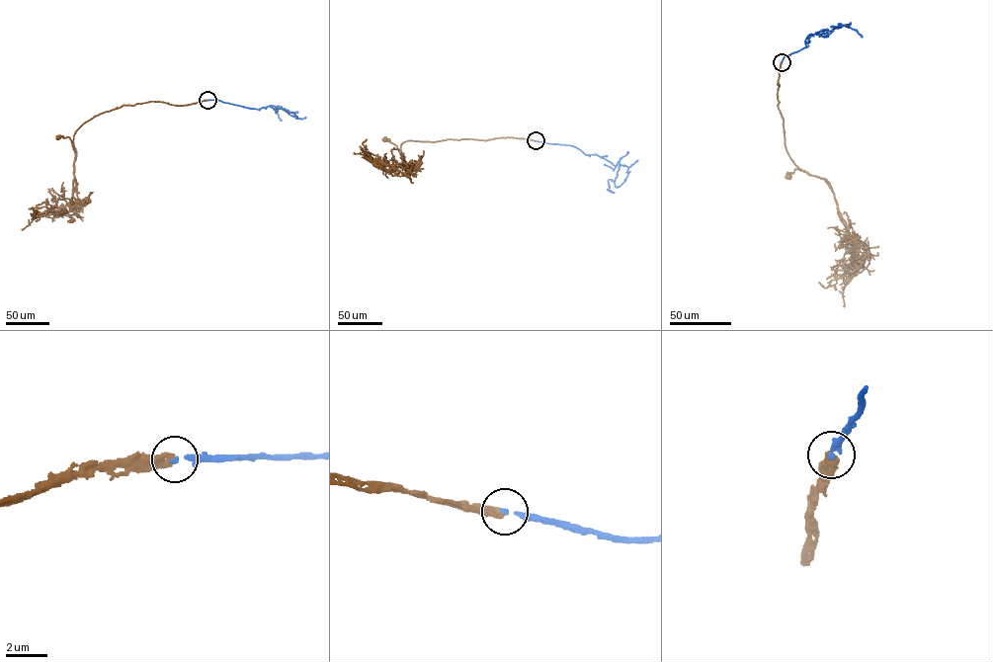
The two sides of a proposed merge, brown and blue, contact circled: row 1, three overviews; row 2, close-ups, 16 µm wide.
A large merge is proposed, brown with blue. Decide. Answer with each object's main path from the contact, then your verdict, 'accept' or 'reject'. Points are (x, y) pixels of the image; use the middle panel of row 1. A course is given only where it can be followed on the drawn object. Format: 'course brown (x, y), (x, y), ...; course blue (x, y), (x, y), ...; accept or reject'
course brown (536, 140), (510, 137), (408, 140), (401, 144), (403, 164), (397, 146), (384, 139); course blue (536, 140), (572, 145), (615, 165), (619, 160), (617, 177), (614, 181), (608, 181), (608, 190), (614, 193); reject

